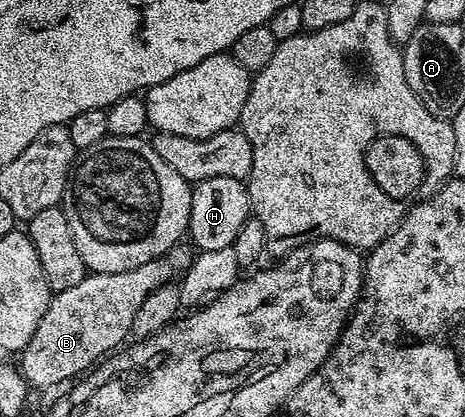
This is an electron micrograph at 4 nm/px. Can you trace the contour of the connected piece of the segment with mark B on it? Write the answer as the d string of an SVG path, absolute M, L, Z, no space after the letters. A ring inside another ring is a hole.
M178 243L172 245L163 255L159 255L159 259L151 259L151 263L131 267L131 271L89 273L83 279L83 283L75 283L75 287L67 287L67 291L53 293L47 303L47 312L44 313L43 320L39 327L35 327L35 335L31 335L31 343L27 343L27 347L19 354L21 374L30 386L37 390L61 385L64 381L72 382L86 371L92 370L102 358L112 354L126 340L125 336L130 336L135 314L139 312L143 299L147 299L147 295L151 295L159 287L176 282L189 270L194 256L195 249L192 244Z

